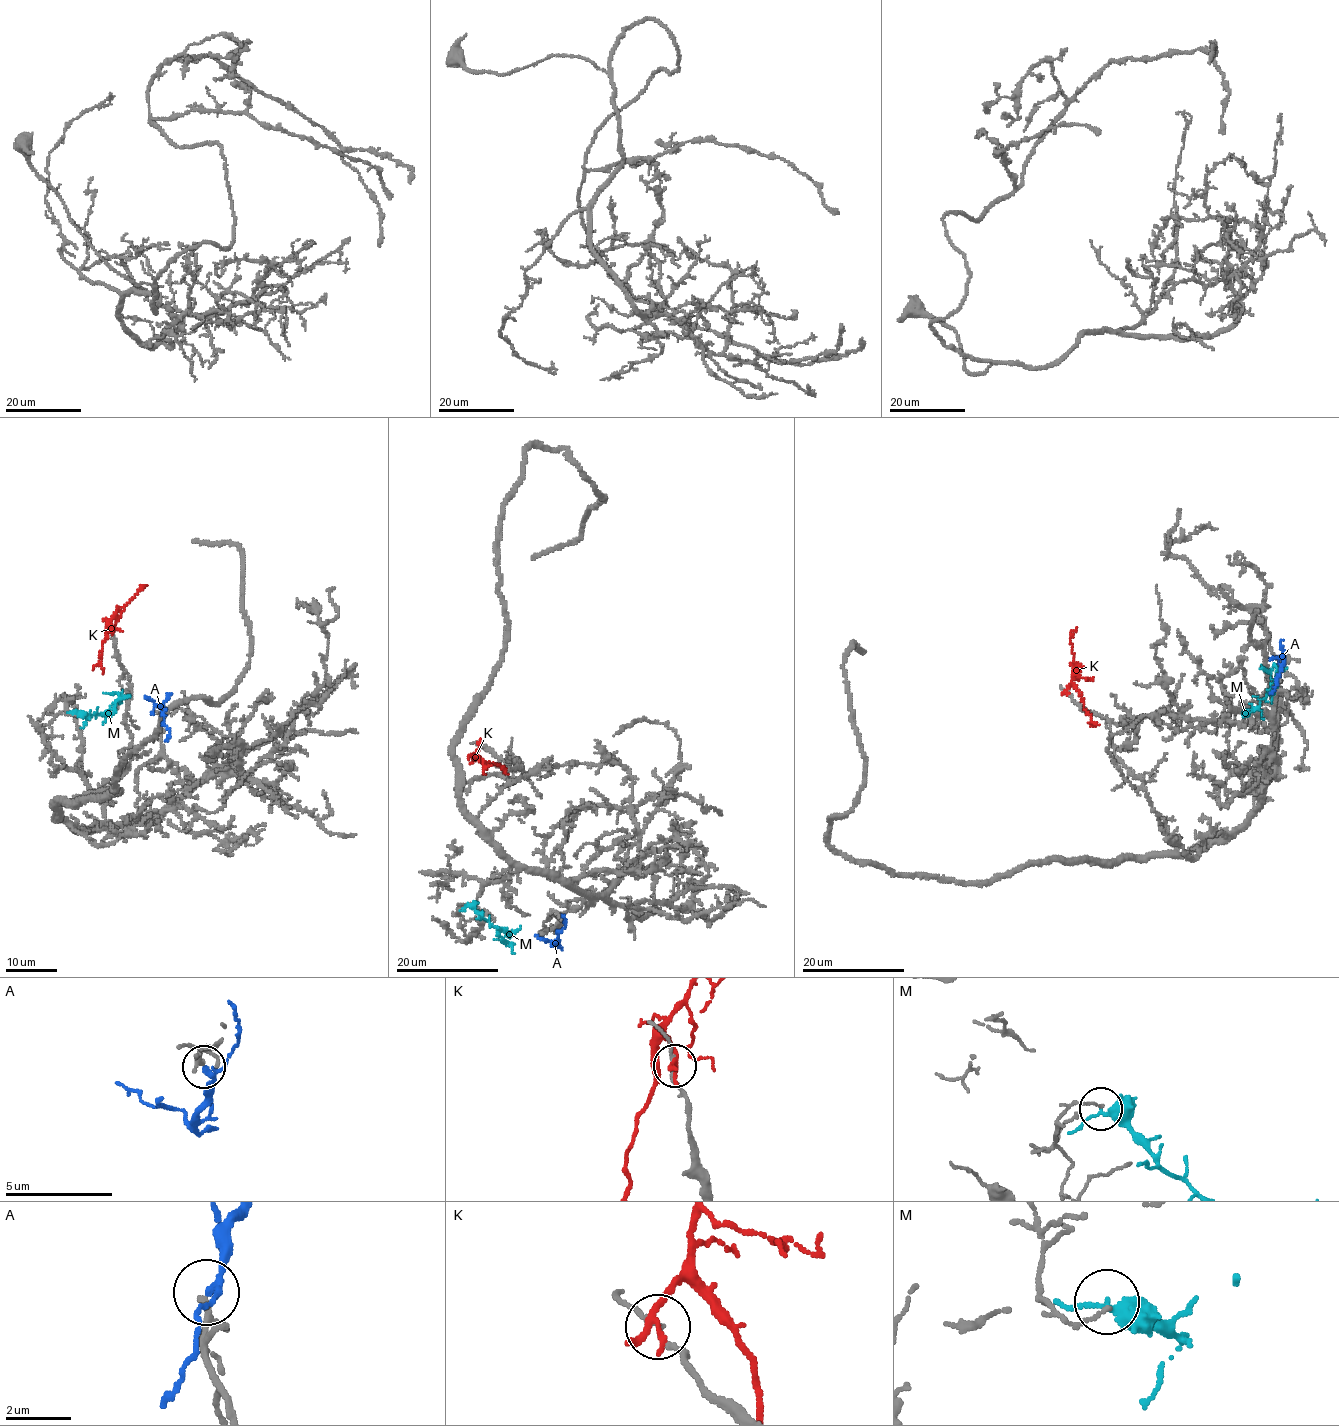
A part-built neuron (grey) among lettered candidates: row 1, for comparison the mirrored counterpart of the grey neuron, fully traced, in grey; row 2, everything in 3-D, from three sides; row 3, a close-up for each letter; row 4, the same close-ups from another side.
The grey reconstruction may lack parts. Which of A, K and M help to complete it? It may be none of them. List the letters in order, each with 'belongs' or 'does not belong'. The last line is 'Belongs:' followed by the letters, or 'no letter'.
A: belongs
K: does not belong
M: does not belong
Belongs: A

